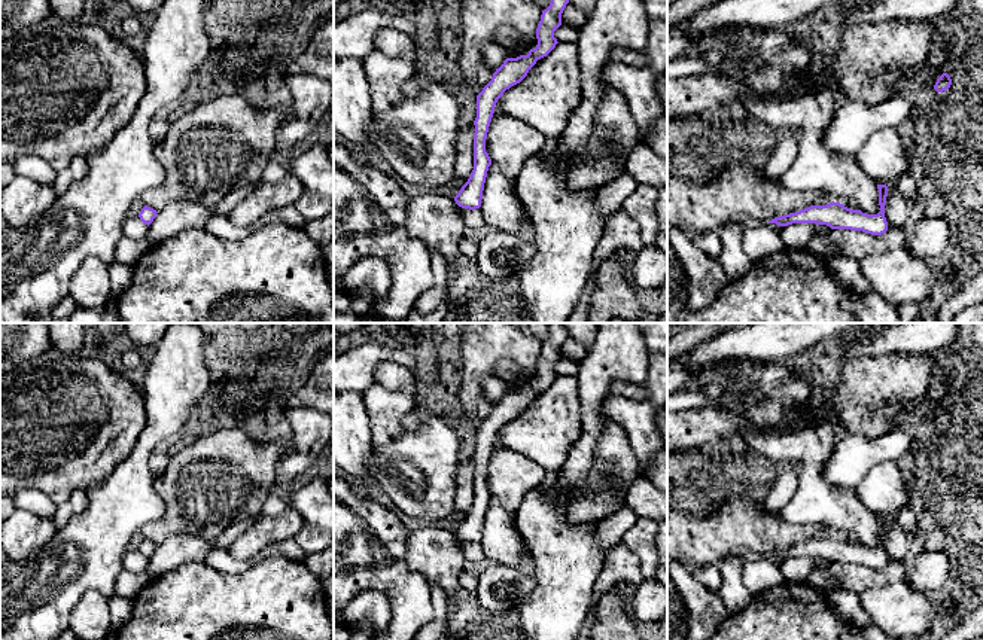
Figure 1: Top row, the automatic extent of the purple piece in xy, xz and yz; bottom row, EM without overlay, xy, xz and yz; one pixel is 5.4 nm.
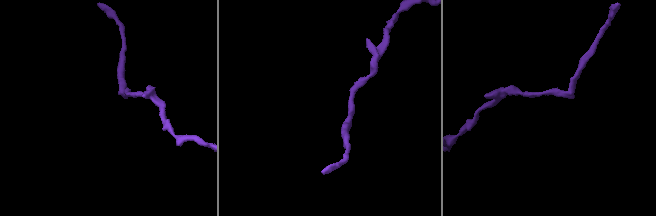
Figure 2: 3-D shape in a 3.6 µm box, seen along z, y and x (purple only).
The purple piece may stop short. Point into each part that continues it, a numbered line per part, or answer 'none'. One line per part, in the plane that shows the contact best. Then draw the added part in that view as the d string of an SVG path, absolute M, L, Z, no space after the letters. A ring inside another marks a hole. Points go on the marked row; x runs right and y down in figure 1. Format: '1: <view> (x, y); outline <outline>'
none

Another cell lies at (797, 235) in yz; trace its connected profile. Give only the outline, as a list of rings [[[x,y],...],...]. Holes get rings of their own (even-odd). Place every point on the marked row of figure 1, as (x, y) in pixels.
[[[792,223],[783,226],[780,238],[786,247],[806,249],[818,226],[816,223]]]

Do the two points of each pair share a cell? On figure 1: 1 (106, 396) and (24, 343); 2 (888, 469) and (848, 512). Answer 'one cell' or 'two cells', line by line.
1: two cells
2: two cells

